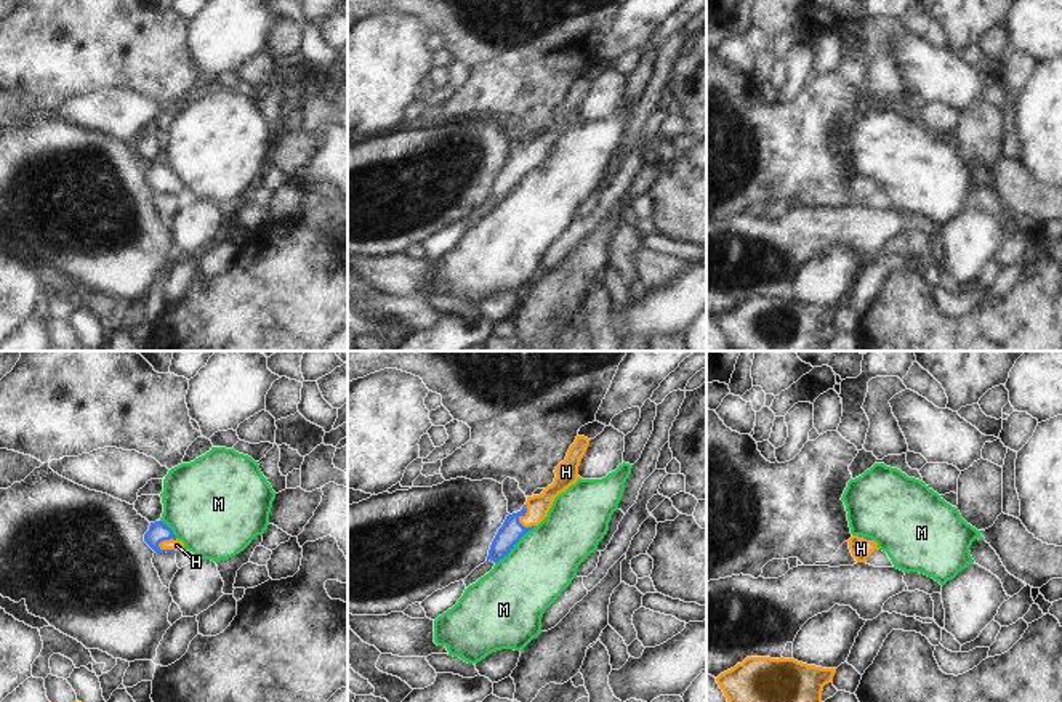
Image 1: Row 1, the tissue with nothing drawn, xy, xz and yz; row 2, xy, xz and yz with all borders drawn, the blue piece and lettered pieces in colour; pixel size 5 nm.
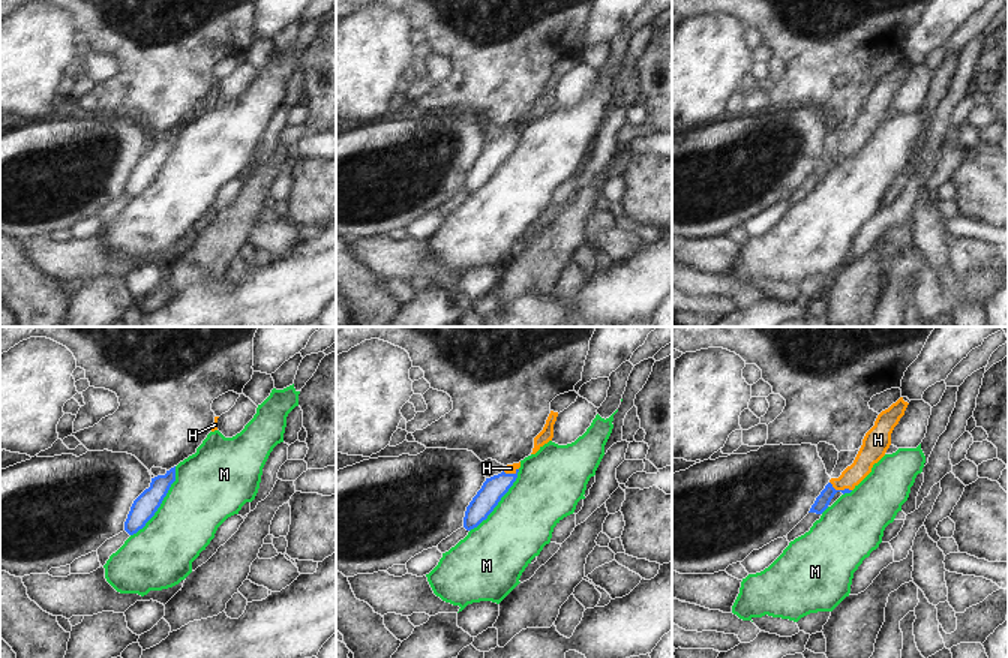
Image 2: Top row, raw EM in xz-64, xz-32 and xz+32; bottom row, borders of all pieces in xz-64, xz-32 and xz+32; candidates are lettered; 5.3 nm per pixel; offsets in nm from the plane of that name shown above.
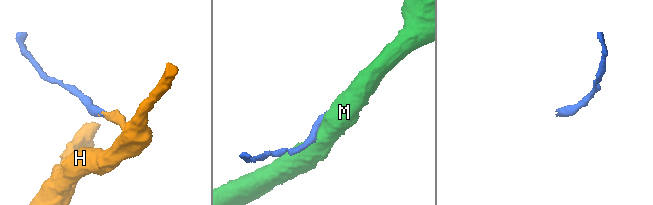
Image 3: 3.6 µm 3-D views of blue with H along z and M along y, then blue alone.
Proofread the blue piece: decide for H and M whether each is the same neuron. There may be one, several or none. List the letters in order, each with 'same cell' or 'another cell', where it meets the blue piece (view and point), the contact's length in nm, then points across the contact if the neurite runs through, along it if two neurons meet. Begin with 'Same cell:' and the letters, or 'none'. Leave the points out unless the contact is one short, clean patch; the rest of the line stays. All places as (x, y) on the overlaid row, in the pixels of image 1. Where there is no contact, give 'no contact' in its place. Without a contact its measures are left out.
Same cell: H
H: same cell; meets blue in xy at (167, 550); contact 110 nm long; runs through xy (159, 531), (159, 545), (167, 550), (176, 545)
M: another cell; meets blue in xz at (516, 542); contact 280 nm long

